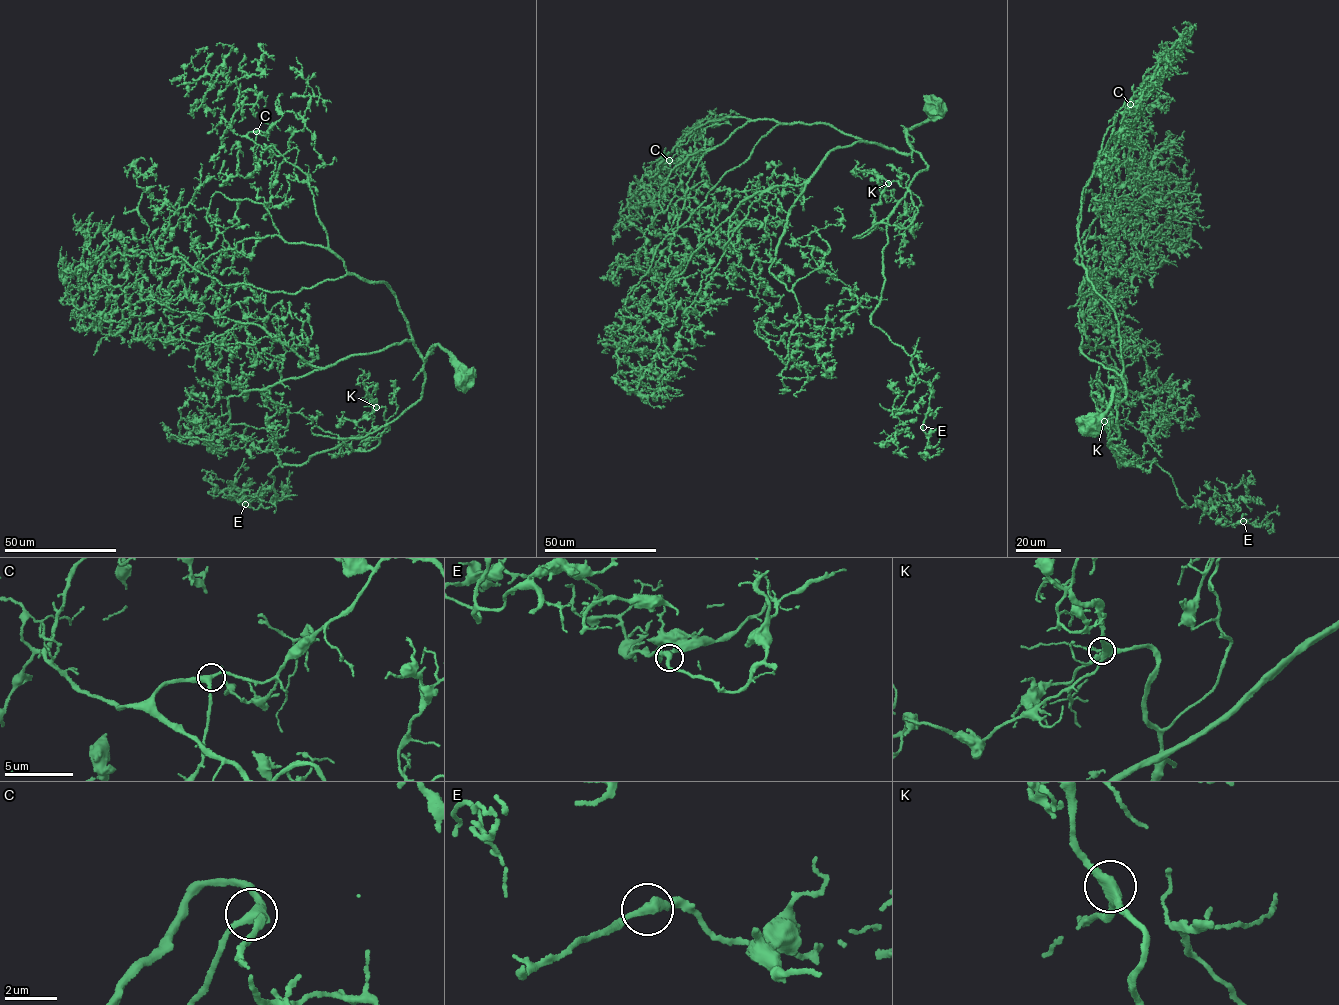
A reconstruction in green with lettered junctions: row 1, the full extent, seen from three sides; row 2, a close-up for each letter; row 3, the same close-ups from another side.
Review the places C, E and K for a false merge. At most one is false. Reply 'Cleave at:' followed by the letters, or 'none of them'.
Cleave at: none of them

